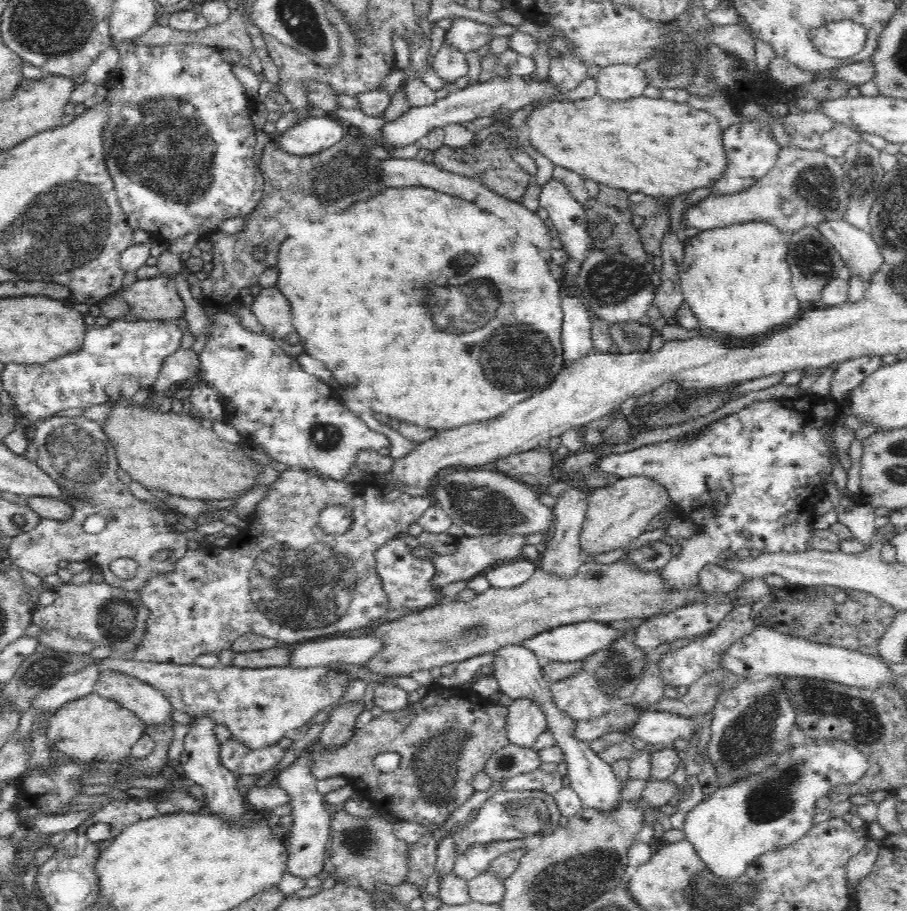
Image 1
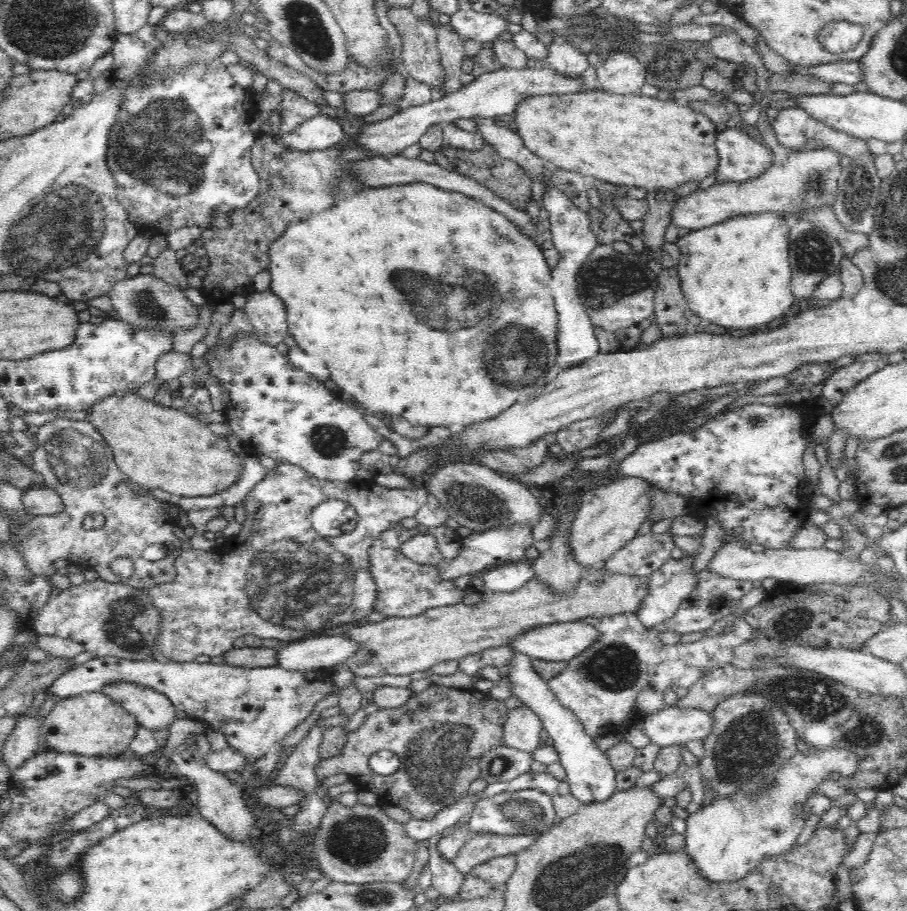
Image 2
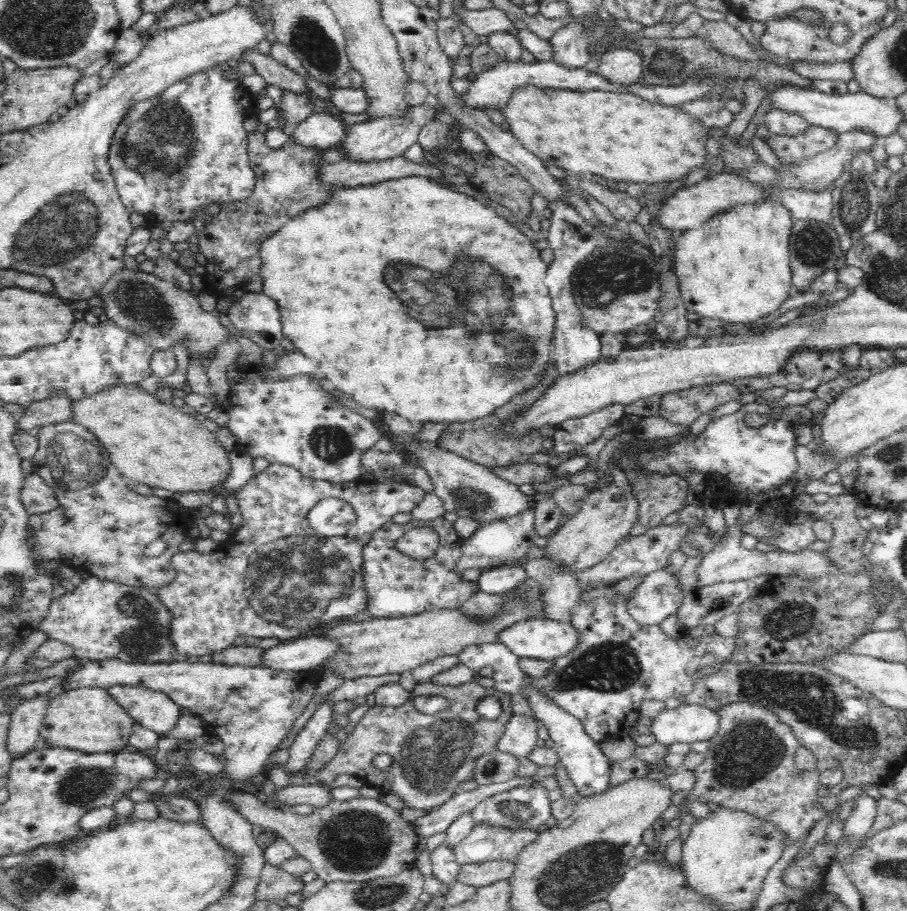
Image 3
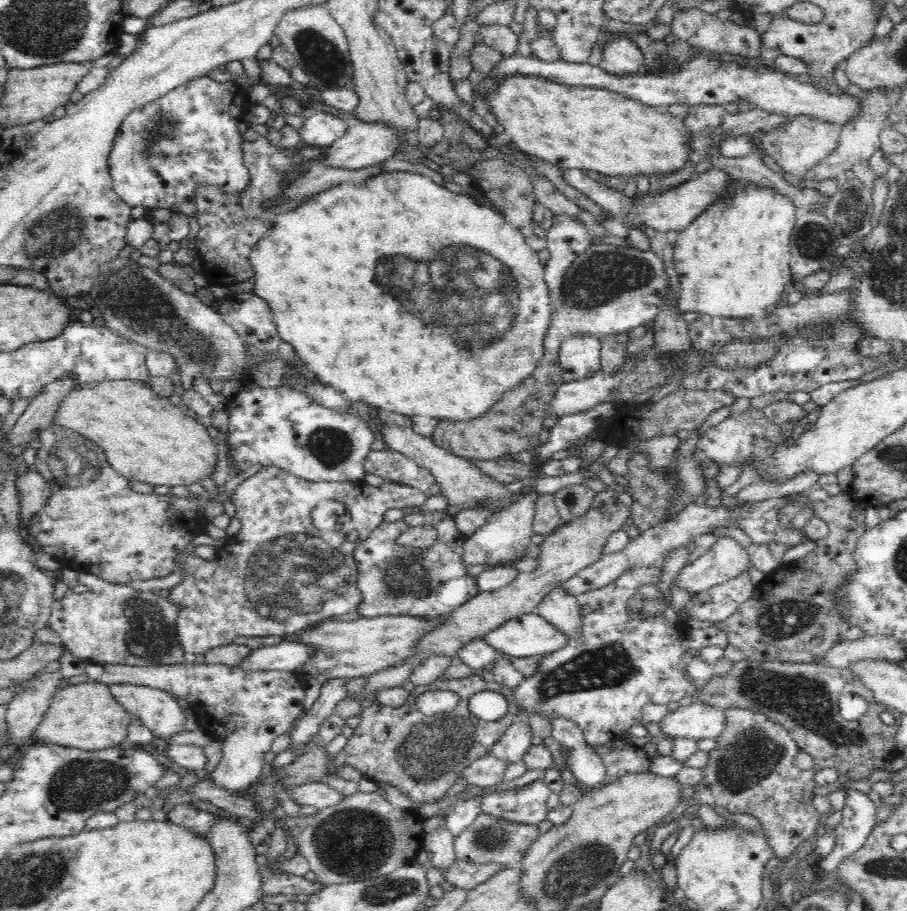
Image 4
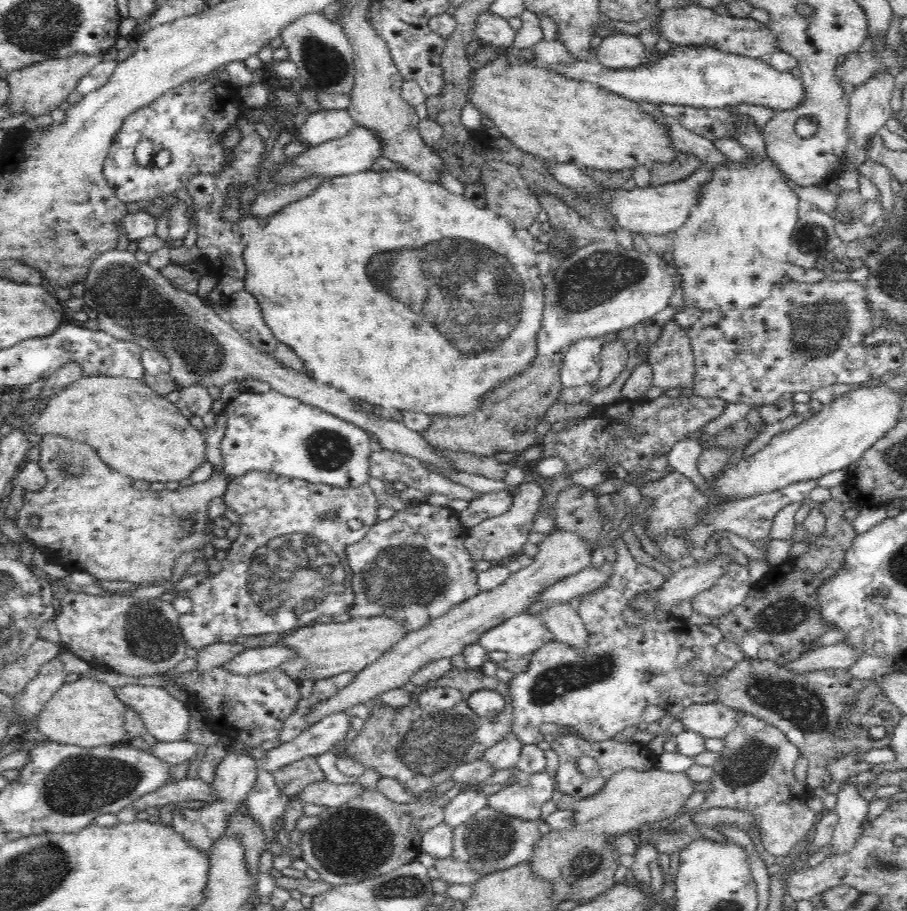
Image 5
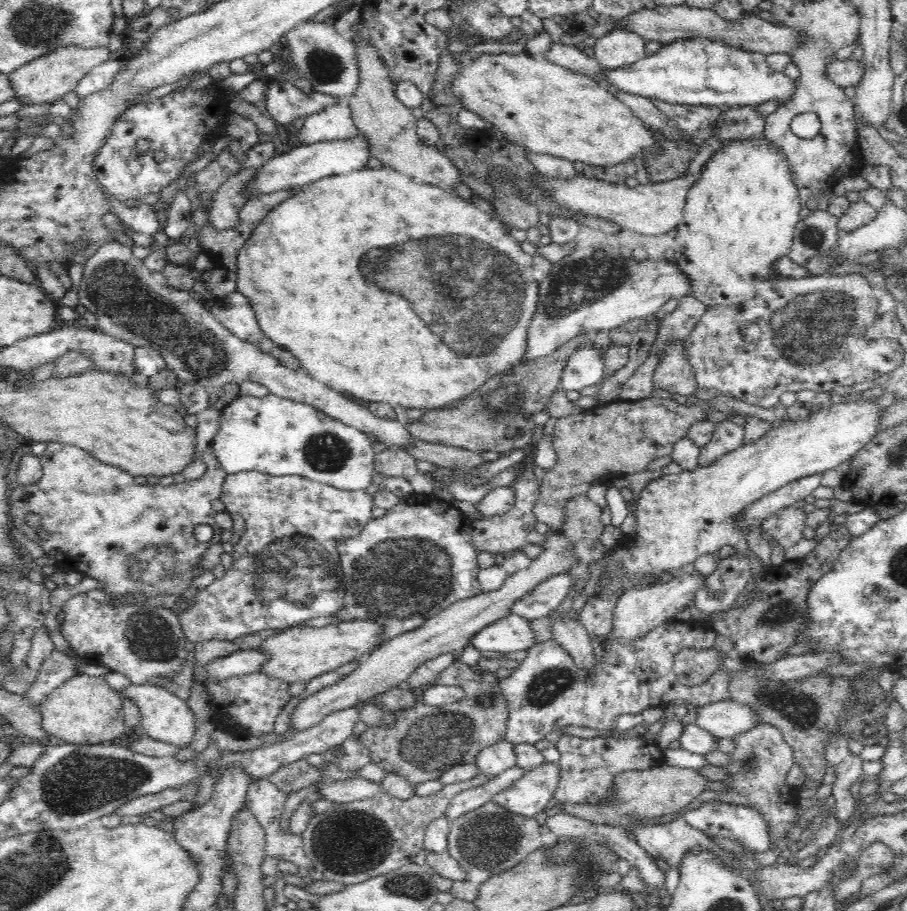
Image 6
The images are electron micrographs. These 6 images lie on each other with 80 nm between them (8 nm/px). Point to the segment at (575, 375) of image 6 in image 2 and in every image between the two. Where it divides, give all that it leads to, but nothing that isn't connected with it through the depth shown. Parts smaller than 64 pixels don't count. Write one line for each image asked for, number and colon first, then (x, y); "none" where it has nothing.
2: (571, 235)
3: (572, 239)
4: (580, 355)
5: (581, 361)

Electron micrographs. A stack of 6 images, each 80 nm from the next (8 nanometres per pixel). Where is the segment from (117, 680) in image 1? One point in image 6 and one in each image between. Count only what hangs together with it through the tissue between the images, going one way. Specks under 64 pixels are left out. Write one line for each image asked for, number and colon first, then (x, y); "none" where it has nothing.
2: (153, 710)
3: (153, 710)
4: (158, 711)
5: (166, 718)
6: (166, 717)

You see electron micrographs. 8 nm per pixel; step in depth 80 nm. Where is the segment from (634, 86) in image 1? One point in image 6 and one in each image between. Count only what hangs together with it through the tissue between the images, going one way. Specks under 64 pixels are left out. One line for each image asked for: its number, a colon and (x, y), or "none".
2: (624, 75)
3: (624, 67)
4: (622, 57)
5: (619, 51)
6: (617, 48)

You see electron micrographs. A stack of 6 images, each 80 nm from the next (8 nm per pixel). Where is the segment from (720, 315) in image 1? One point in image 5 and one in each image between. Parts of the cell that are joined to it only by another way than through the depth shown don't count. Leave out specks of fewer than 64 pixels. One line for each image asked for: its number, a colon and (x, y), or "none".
2: (737, 275)
3: (736, 269)
4: (734, 261)
5: (731, 254)

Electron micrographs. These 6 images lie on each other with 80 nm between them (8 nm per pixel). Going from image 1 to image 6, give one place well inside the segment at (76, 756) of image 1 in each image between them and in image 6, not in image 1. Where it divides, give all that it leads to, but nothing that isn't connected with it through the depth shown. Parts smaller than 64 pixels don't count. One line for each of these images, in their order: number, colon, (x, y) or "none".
2: (91, 725)
3: (90, 721)
4: (86, 716)
5: (86, 713)
6: (85, 710)

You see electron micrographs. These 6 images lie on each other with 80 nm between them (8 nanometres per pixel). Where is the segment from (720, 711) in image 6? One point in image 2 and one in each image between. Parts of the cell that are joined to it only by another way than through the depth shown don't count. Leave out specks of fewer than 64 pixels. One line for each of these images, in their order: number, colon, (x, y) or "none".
2: (669, 726)
3: (688, 723)
4: (698, 721)
5: (708, 720)

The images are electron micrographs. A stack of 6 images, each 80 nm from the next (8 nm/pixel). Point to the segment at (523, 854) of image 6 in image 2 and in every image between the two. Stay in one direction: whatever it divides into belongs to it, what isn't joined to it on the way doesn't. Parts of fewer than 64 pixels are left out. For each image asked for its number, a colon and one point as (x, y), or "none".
2: (483, 847)
3: (485, 843)
4: (488, 841)
5: (491, 841)

